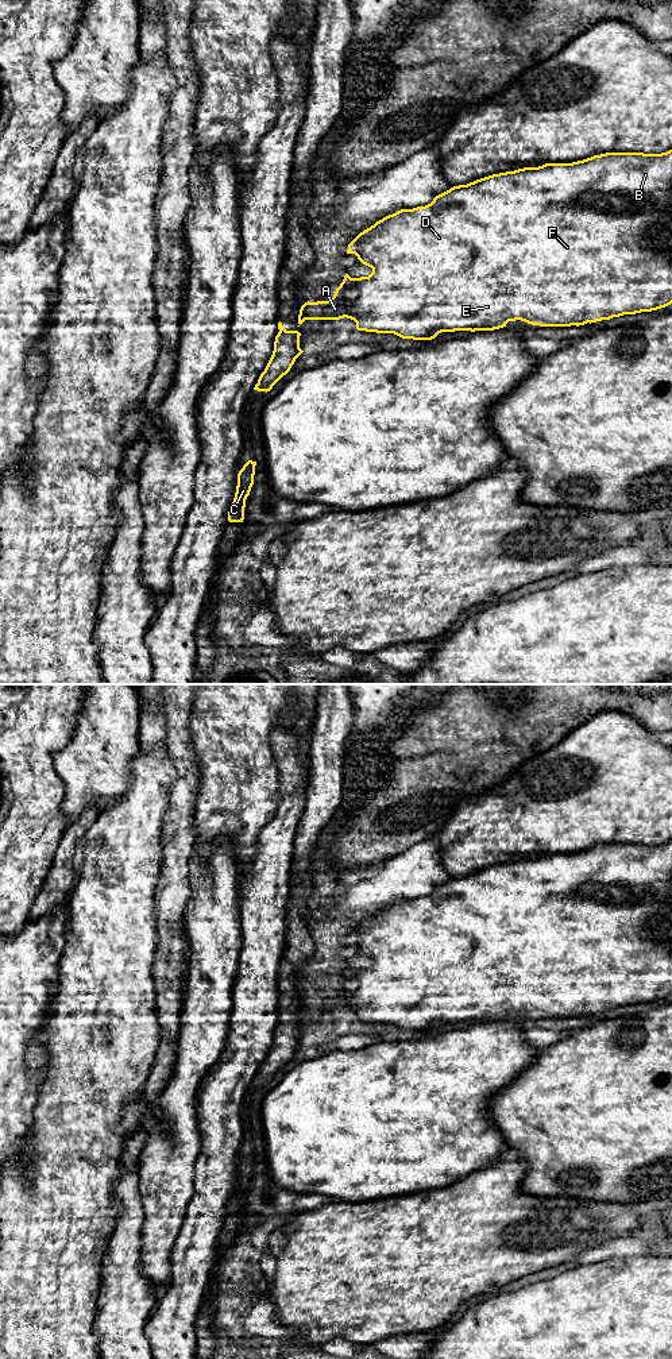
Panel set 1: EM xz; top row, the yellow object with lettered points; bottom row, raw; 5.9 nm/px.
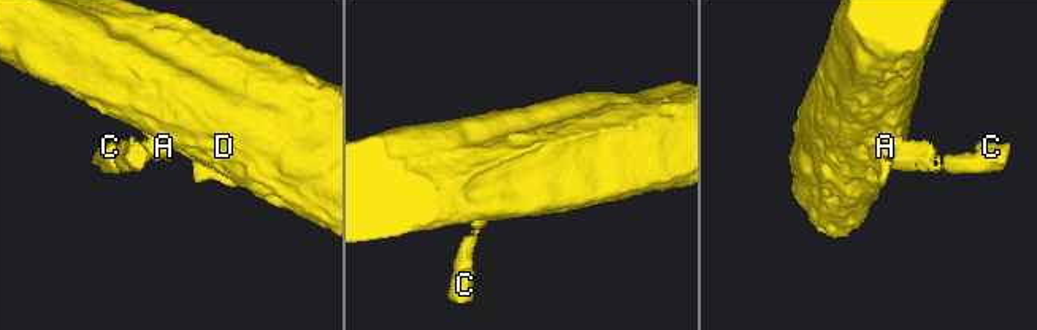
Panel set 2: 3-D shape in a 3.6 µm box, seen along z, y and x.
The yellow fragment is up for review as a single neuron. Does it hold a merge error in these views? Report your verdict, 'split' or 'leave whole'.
split

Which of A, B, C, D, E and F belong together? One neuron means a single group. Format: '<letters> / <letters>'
A B D E F / C

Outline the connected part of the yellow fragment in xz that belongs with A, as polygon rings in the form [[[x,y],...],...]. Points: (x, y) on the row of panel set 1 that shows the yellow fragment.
[[[672,150],[661,154],[606,152],[572,163],[545,163],[493,174],[467,185],[453,186],[425,206],[401,209],[376,221],[348,244],[347,254],[355,254],[363,265],[372,269],[372,273],[360,278],[345,274],[331,300],[305,302],[298,314],[300,325],[305,320],[347,317],[356,323],[358,331],[432,340],[441,332],[494,331],[515,320],[540,327],[579,327],[623,314],[657,310],[672,304]]]

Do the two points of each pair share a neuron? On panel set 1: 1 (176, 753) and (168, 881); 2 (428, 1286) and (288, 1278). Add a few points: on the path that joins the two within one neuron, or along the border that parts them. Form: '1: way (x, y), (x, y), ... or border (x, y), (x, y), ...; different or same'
1: way (184, 786), (177, 849); same
2: way (393, 1278), (323, 1278); same

